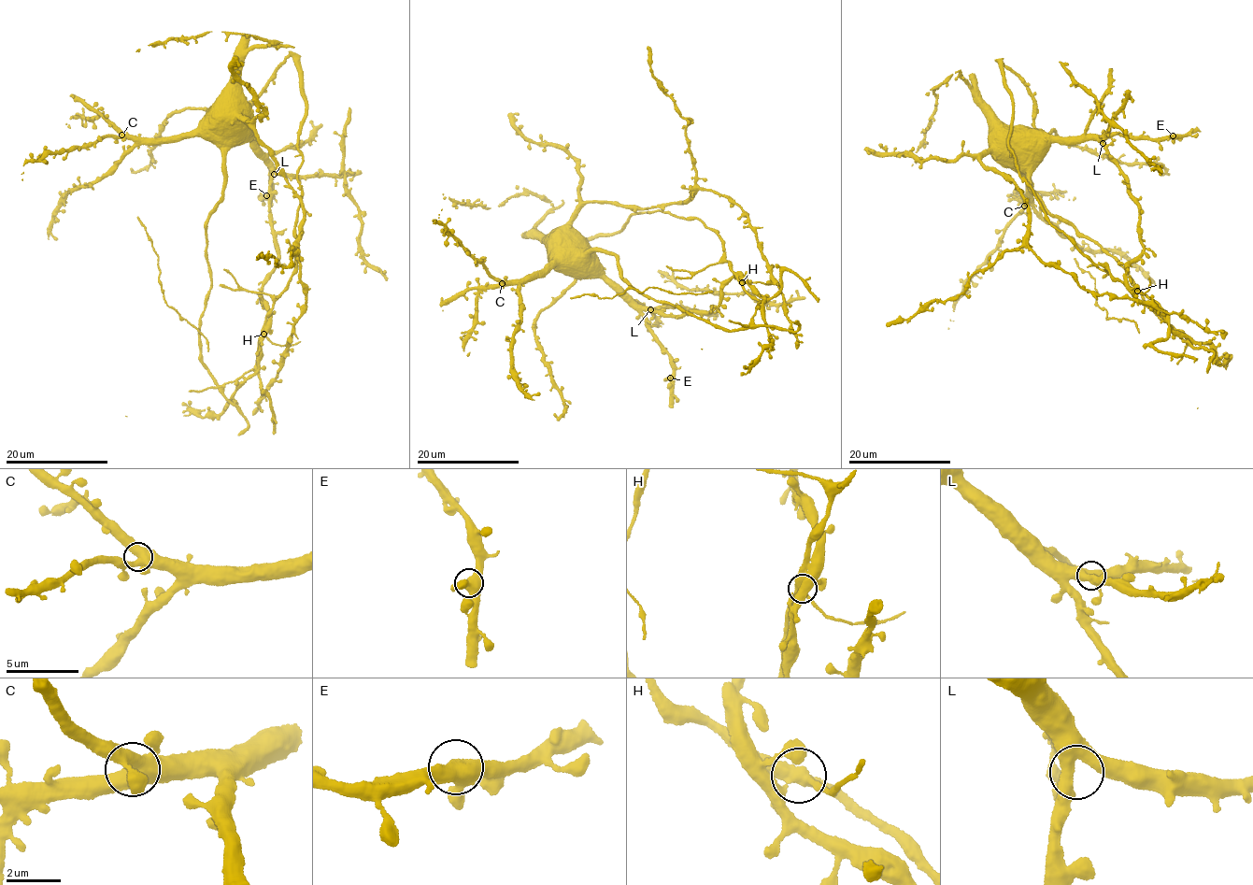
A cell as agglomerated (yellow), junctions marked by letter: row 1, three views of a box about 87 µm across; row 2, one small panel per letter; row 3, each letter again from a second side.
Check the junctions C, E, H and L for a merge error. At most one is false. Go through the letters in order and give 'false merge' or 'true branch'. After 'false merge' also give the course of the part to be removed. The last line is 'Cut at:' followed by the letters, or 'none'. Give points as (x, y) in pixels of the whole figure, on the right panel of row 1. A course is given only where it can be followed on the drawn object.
C: true branch
E: true branch
H: false merge; course (1137, 291), (1050, 224), (1018, 171), (1001, 62), (1026, 82), (1046, 136), (1162, 164), (1161, 175)
L: true branch
Cut at: H

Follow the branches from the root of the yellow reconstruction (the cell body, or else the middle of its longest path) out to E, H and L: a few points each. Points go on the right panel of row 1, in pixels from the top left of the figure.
E: (1017, 143), (1032, 132), (1041, 131), (1060, 137), (1117, 135), (1160, 140), (1173, 135)
H: (1017, 143), (1041, 131), (1060, 137), (1084, 134), (1101, 144), (1139, 206), (1144, 253), (1125, 277), (1137, 291)
L: (1017, 143), (1032, 132), (1041, 131), (1060, 137), (1084, 134), (1103, 143)

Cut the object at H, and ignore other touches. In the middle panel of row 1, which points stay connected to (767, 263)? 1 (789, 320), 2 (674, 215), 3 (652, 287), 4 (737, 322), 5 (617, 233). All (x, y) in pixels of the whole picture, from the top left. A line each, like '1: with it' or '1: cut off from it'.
1: with it
2: cut off from it
3: with it
4: cut off from it
5: cut off from it

